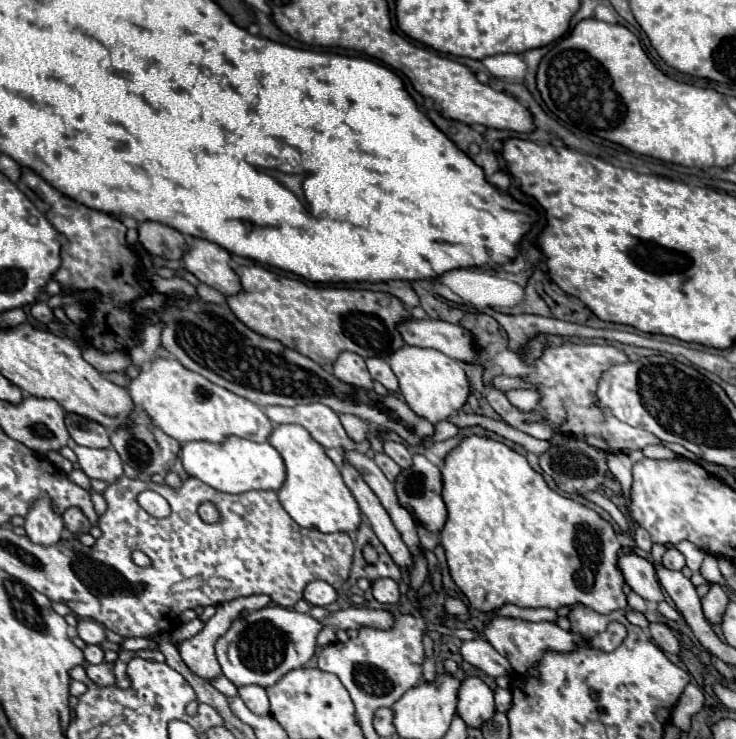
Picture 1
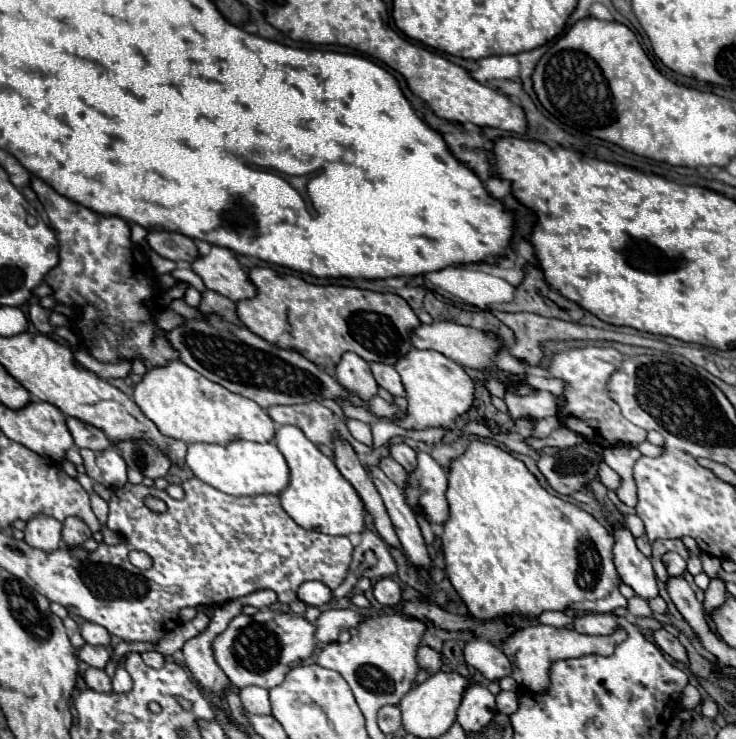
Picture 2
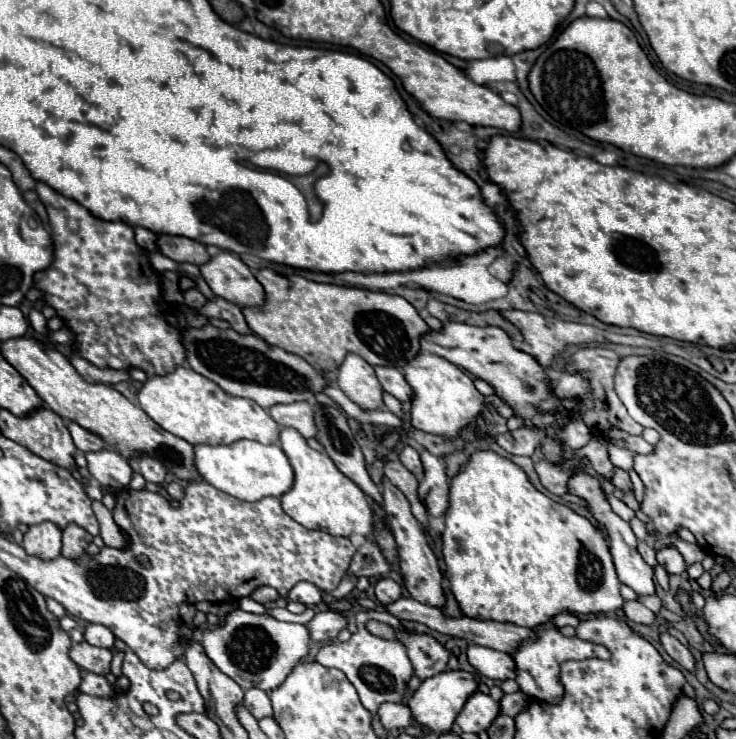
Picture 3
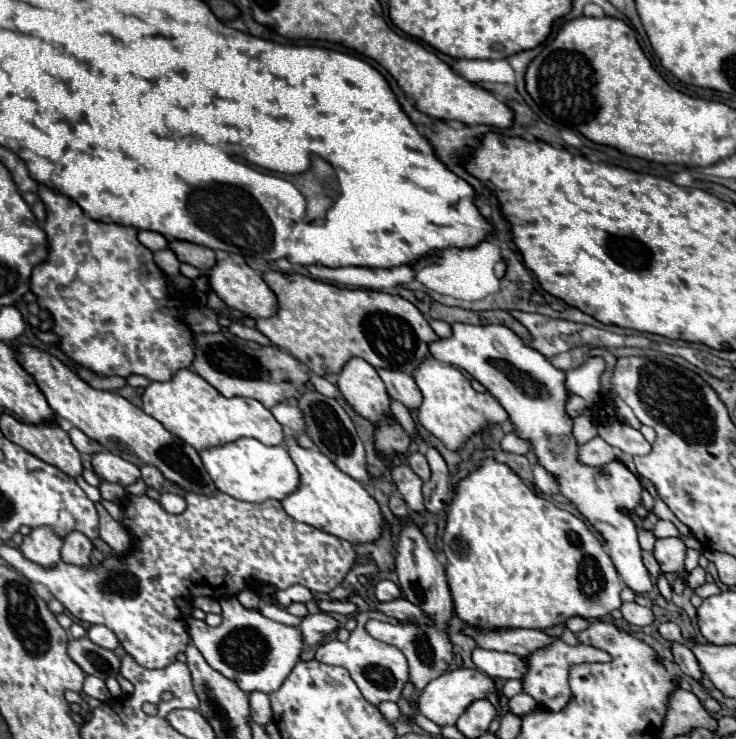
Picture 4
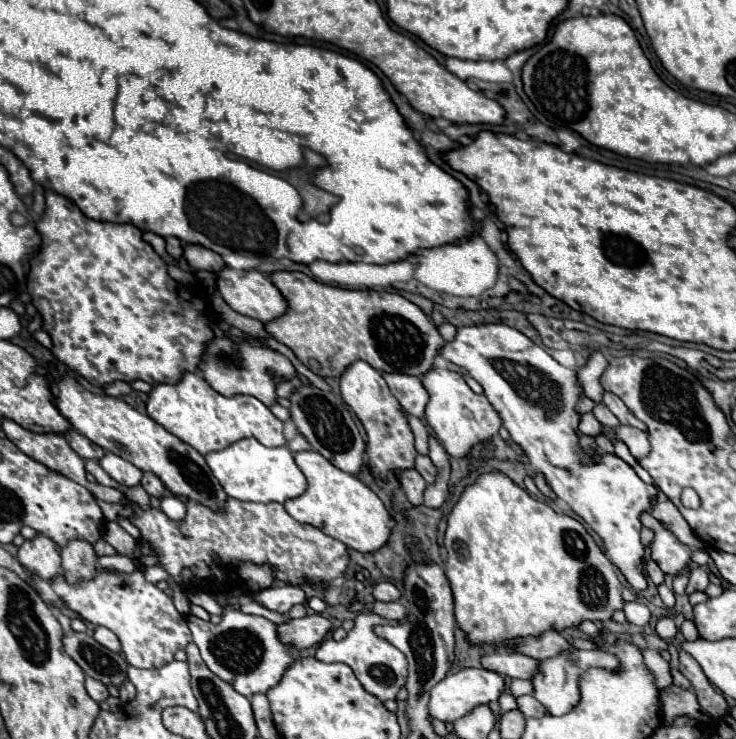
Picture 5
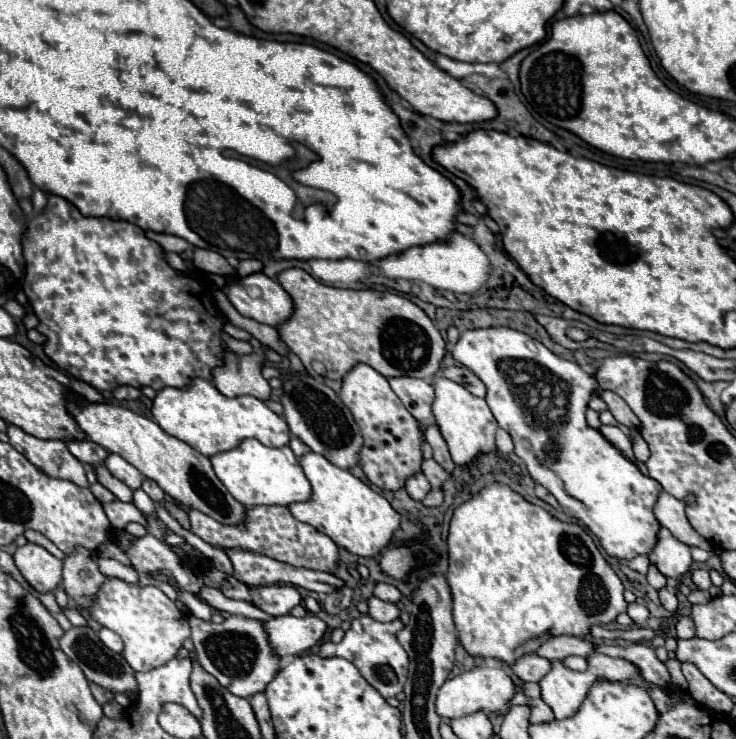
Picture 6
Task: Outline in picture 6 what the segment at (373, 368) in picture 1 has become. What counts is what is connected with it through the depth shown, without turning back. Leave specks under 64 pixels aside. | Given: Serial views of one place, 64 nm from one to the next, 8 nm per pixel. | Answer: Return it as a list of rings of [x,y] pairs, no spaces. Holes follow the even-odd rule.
[[[396,376],[388,378],[390,388],[402,400],[406,410],[422,424],[432,422],[432,386],[420,378]]]

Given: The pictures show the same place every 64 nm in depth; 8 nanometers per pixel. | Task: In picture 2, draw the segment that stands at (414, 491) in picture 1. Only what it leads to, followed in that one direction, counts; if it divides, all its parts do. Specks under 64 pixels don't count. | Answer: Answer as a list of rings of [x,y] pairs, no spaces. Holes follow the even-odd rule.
[[[418,452],[418,466],[410,472],[404,488],[406,502],[416,506],[430,524],[444,524],[448,520],[446,486],[448,478],[442,466],[426,452]]]

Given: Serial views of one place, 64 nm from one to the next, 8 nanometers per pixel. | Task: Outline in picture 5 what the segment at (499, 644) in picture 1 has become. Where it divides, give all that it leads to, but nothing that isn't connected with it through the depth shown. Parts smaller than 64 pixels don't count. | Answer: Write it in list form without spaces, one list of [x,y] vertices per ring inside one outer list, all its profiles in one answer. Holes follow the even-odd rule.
[[[564,650],[554,658],[540,660],[538,672],[532,676],[532,686],[534,686],[534,698],[554,716],[560,716],[564,712],[570,712],[578,700],[580,700],[580,690],[578,690],[578,676],[590,666],[606,666],[606,668],[618,668],[616,656],[602,652],[602,650]]]

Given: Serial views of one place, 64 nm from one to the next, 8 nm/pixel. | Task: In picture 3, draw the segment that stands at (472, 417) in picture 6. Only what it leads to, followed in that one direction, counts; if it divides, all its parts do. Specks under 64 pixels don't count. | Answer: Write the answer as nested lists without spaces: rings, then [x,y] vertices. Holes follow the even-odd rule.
[[[430,352],[416,354],[404,366],[404,378],[414,392],[410,424],[416,430],[430,432],[430,434],[440,434],[444,438],[454,438],[462,430],[462,426],[470,424],[482,412],[486,402],[492,402],[504,418],[514,416],[514,410],[504,400],[500,400],[498,396],[490,396],[490,398],[482,396],[474,388],[474,382],[468,374],[464,374],[458,366],[454,366],[452,362],[444,360],[438,354],[430,354]]]

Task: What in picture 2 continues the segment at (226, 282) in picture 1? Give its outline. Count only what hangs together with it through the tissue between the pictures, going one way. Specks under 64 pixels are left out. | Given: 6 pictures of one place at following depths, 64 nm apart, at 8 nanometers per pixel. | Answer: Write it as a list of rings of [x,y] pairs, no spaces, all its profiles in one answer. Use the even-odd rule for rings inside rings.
[[[212,246],[208,254],[200,254],[192,262],[192,270],[204,280],[208,290],[214,290],[234,302],[256,294],[246,270],[236,262],[228,248]]]

